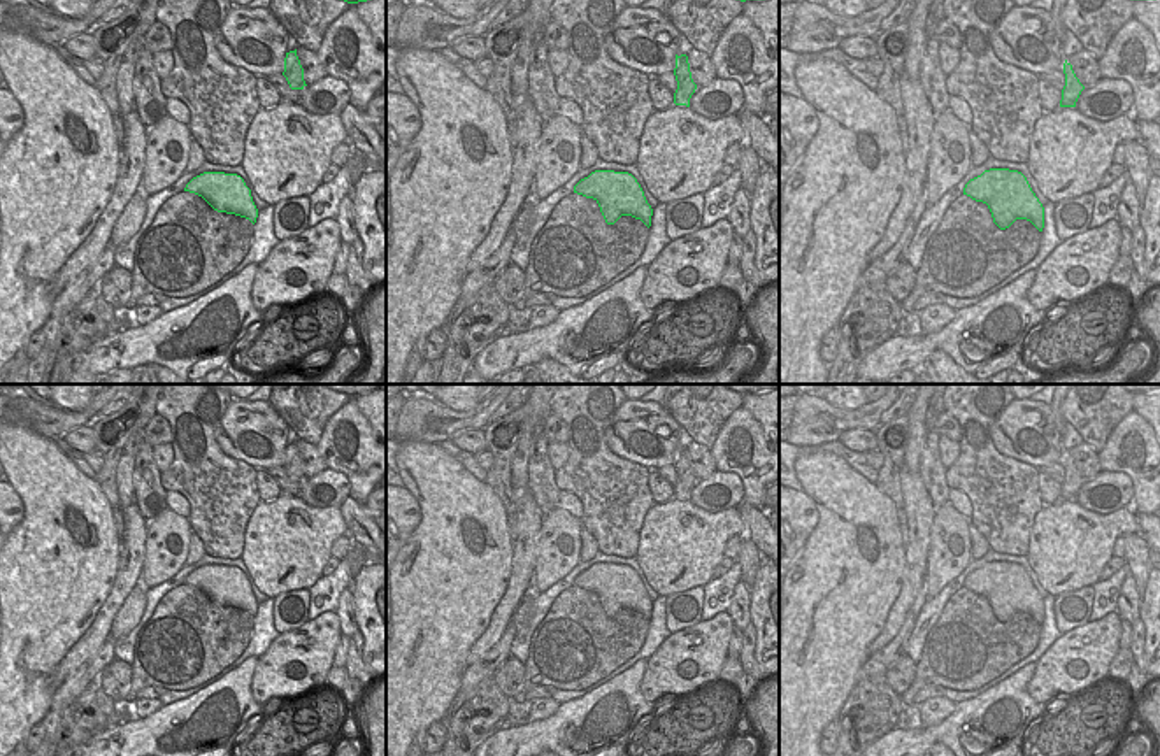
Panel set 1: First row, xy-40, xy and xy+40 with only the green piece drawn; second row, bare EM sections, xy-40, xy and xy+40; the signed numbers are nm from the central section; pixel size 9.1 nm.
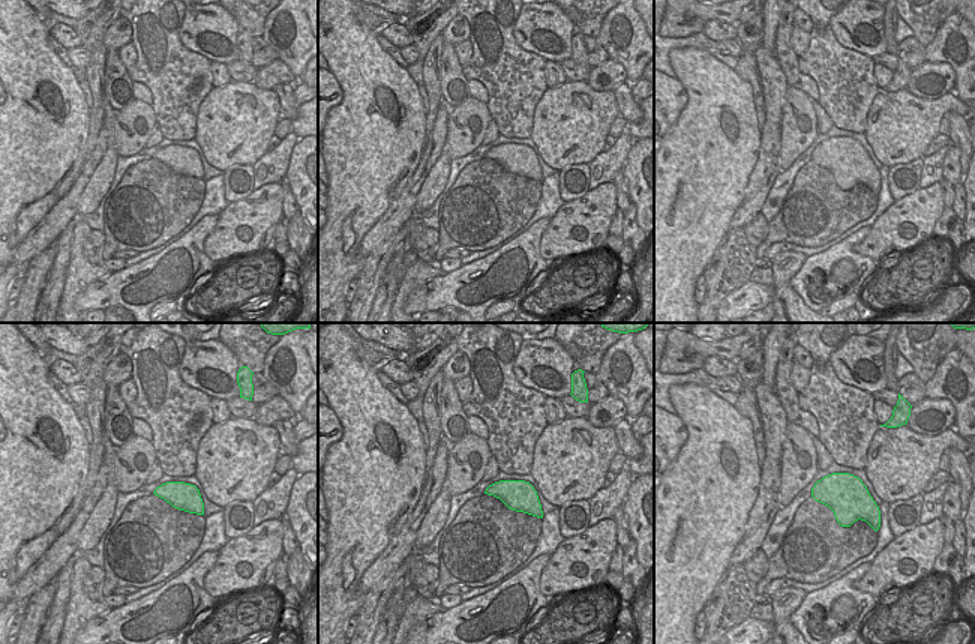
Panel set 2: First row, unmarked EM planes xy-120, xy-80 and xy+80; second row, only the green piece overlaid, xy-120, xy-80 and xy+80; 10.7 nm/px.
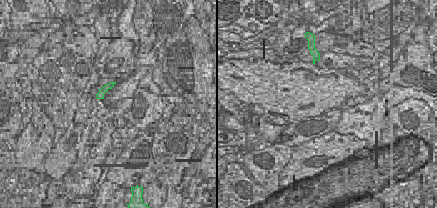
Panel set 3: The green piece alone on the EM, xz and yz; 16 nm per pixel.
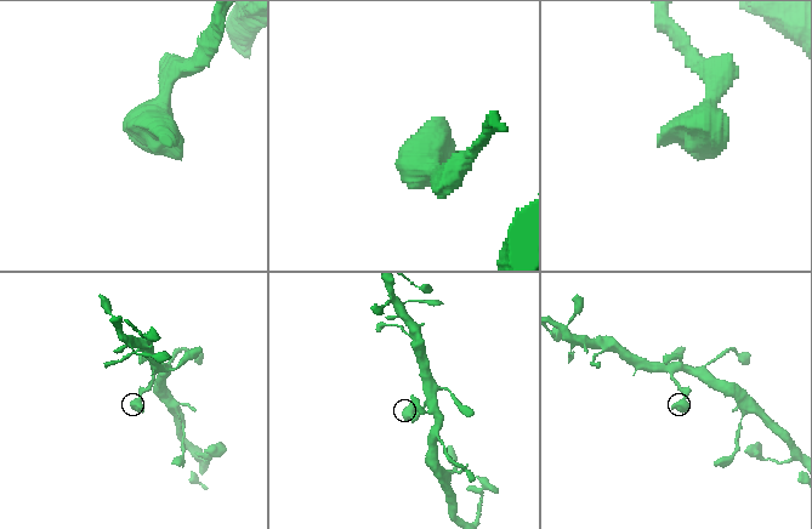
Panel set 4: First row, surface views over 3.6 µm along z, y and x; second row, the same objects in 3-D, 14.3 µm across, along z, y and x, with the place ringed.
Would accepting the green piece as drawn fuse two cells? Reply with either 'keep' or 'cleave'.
keep

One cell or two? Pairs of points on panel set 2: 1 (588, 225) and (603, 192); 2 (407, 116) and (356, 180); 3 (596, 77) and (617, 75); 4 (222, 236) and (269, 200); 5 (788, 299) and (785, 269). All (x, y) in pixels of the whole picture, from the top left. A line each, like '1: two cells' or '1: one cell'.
1: one cell
2: one cell
3: one cell
4: one cell
5: one cell

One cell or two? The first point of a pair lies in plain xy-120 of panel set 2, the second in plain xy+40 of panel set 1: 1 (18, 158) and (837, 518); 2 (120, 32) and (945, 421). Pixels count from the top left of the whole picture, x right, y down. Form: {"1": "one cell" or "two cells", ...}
{"1": "one cell", "2": "one cell"}

